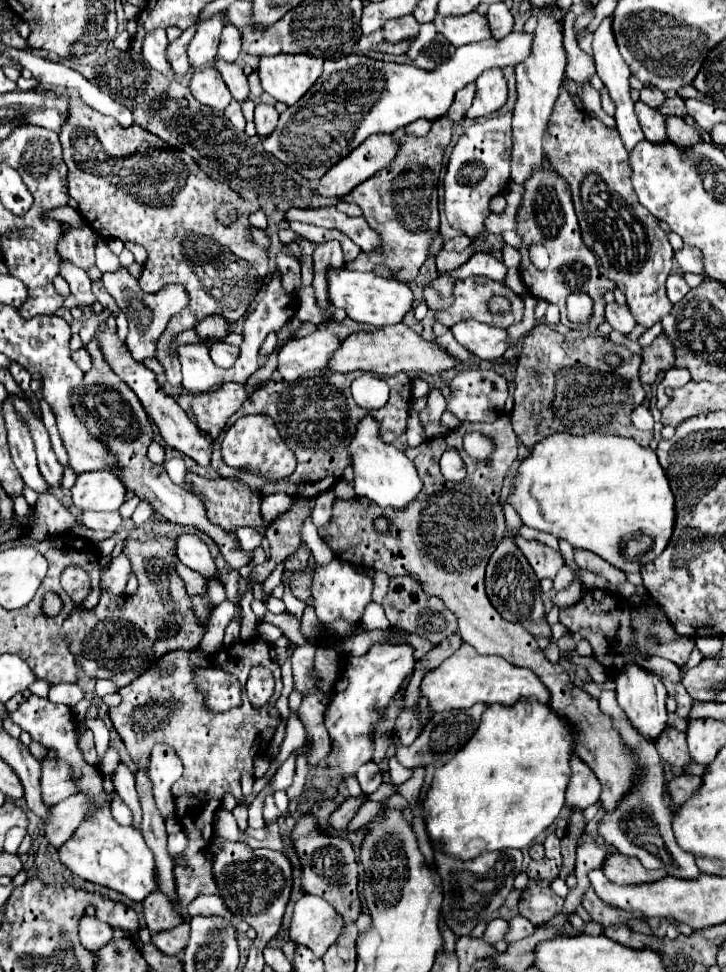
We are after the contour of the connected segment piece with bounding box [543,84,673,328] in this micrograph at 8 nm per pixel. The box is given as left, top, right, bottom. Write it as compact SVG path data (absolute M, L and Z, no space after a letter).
M561 84L543 148L553 170L569 184L583 242L595 254L601 274L613 280L625 294L627 306L635 320L645 328L651 328L657 320L667 316L673 306L665 294L673 248L667 234L659 228L657 218L645 206L641 206L635 196L629 176L631 170L627 168L629 152L619 140L619 132L603 126L599 120L579 110L567 86Z

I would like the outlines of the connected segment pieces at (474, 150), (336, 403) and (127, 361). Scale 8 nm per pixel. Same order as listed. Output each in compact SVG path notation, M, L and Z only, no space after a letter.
M511 114L485 118L465 130L457 140L443 180L445 186L445 216L449 224L465 234L469 240L487 236L485 218L491 214L489 202L501 194L509 184L509 156L511 156Z
M331 370L309 372L291 382L269 380L243 404L245 414L269 412L281 438L297 456L297 468L289 476L287 484L269 484L267 490L261 490L261 496L271 492L287 492L293 496L315 498L317 494L329 490L337 478L341 478L345 466L349 466L349 456L345 450L347 440L355 430L355 424L369 414L355 404L349 390L351 382L353 374L339 374Z
M109 316L107 330L99 336L99 340L101 340L103 354L107 356L107 362L111 364L111 368L115 370L115 374L139 396L139 400L141 400L147 416L153 418L155 424L159 426L159 432L161 432L161 436L165 440L165 444L171 446L171 448L175 448L175 450L179 450L181 454L193 458L199 466L209 466L209 462L211 462L211 446L213 446L211 436L207 436L207 432L199 430L197 424L189 420L189 416L181 410L181 406L171 396L167 396L167 394L161 392L161 388L155 382L155 374L149 368L145 368L141 362L135 362L131 358L131 354L127 352L127 346L115 334L115 318L113 316Z

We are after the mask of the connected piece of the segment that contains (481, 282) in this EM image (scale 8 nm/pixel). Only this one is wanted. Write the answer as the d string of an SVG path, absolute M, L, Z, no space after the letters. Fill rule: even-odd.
M471 276L471 278L457 282L453 288L453 298L455 298L455 302L449 310L435 312L435 320L449 328L465 318L473 318L473 320L485 322L489 326L509 328L511 324L517 324L523 318L523 298L517 296L515 292L511 292L509 288L505 288L501 282L495 282L487 276ZM495 294L509 298L513 304L513 312L509 312L507 316L501 316L501 318L493 316L487 310L487 300Z

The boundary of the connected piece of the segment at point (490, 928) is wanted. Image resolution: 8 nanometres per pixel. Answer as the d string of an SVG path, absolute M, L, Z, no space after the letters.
M495 918L495 920L491 920L487 924L485 934L483 934L483 940L489 942L489 944L495 944L497 940L503 940L507 932L509 932L509 922L503 920L503 918Z

